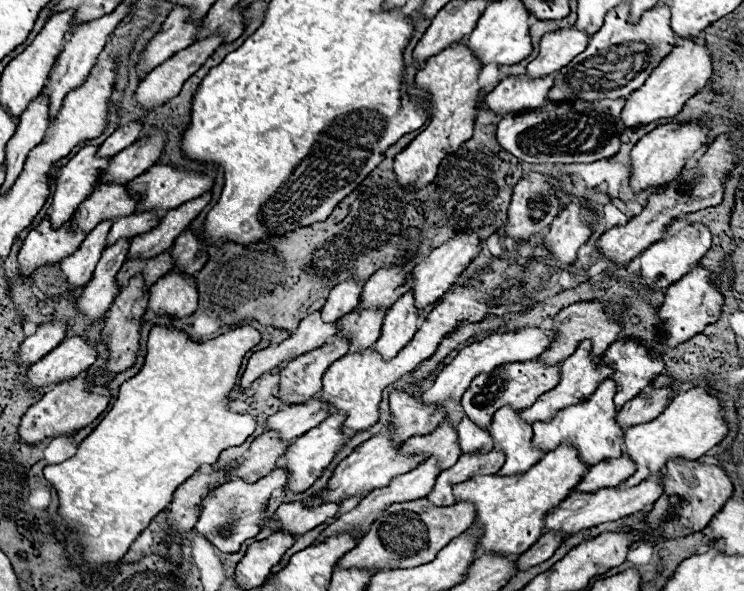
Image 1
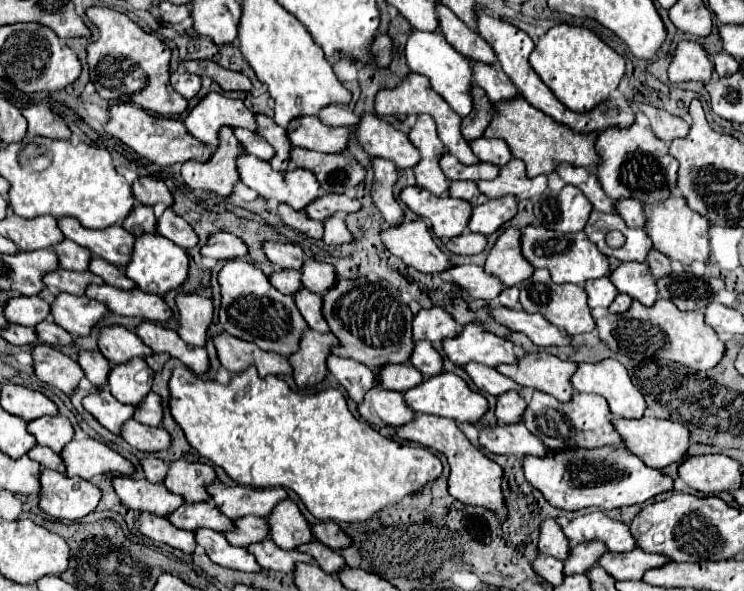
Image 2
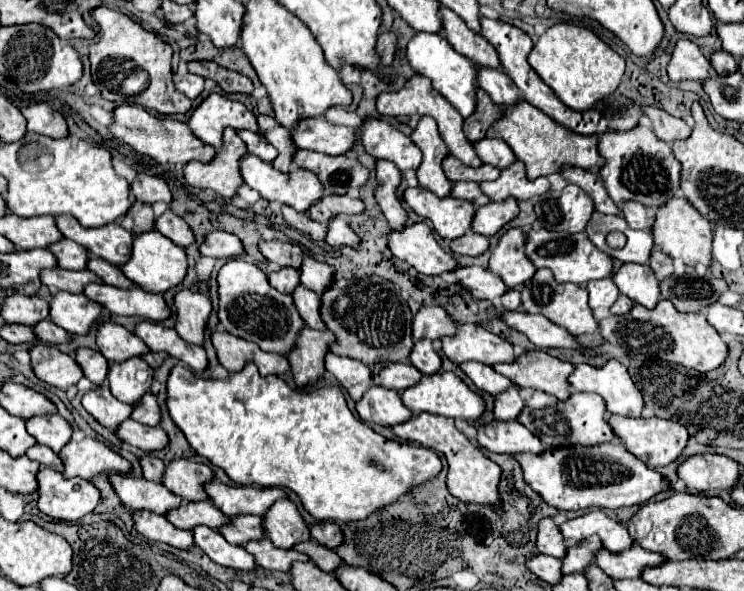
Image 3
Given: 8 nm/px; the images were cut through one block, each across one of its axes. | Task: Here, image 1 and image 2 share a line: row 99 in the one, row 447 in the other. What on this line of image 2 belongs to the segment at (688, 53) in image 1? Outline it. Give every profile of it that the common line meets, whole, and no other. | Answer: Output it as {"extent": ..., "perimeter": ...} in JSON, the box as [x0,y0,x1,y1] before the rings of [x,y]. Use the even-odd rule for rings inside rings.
{"extent":[612,418,690,470],"perimeter":[[[612,418],[612,424],[622,434],[626,448],[650,468],[660,470],[674,462],[682,462],[686,458],[686,452],[690,446],[690,432],[680,422],[670,422],[670,420],[660,420],[660,418],[640,418],[640,420]]]}

